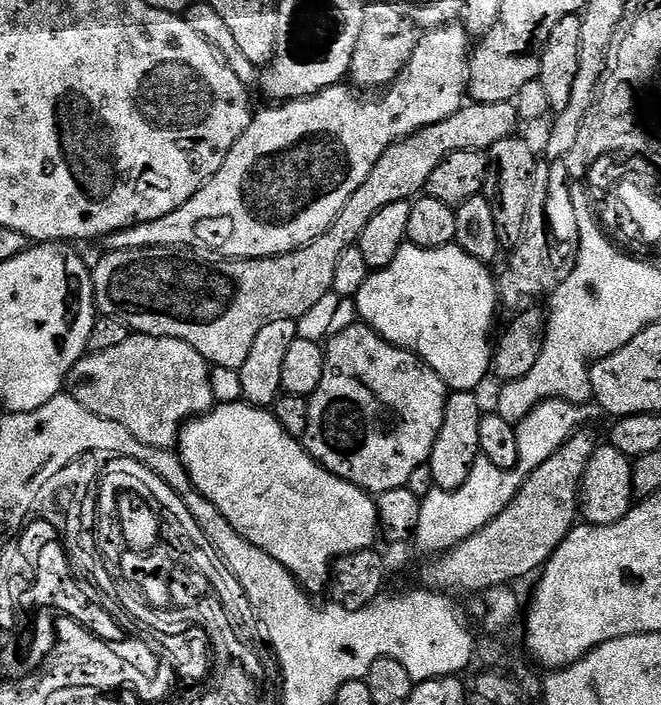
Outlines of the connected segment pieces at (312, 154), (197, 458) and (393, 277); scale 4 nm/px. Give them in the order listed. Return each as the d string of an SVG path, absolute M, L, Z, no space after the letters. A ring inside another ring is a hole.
M464 27L434 28L421 35L410 62L398 74L395 82L388 85L386 91L381 95L385 96L377 104L371 104L370 101L355 96L351 92L353 89L347 83L341 82L313 96L305 96L303 100L280 102L275 106L268 106L272 108L262 109L261 112L259 109L253 115L250 126L246 126L242 138L238 138L238 142L234 142L234 146L230 150L230 154L226 154L226 162L222 162L220 169L198 189L194 198L190 198L178 210L166 214L166 218L154 218L154 222L142 222L113 232L111 236L103 237L102 244L105 244L105 249L108 252L121 252L127 248L130 250L138 250L139 248L183 248L185 250L199 250L204 254L215 254L217 257L230 260L261 260L267 256L281 256L287 252L305 248L307 244L314 242L328 230L328 227L334 222L334 218L338 218L342 206L346 206L346 202L350 202L350 194L354 194L354 190L358 190L358 186L362 186L362 182L366 182L366 178L370 178L370 170L374 170L378 158L382 158L382 154L390 145L397 144L399 140L405 140L406 137L414 135L426 126L434 126L434 122L442 122L446 118L450 118L450 114L454 114L459 108L464 107L468 91L469 55L470 37Z
M247 402L217 403L212 411L195 417L180 430L178 455L196 489L209 500L258 550L266 550L274 562L282 562L286 570L309 594L329 587L332 565L339 556L368 550L378 540L376 502L358 486L338 478L316 463L303 443L284 432L280 420L267 408L254 408Z
M406 242L390 266L375 269L362 282L362 290L354 298L360 315L357 317L395 348L405 348L419 356L452 392L476 392L492 370L494 340L488 335L496 324L496 307L499 309L502 304L498 280L494 272L492 276L492 270L478 258L470 258L454 242L441 248L419 248Z

